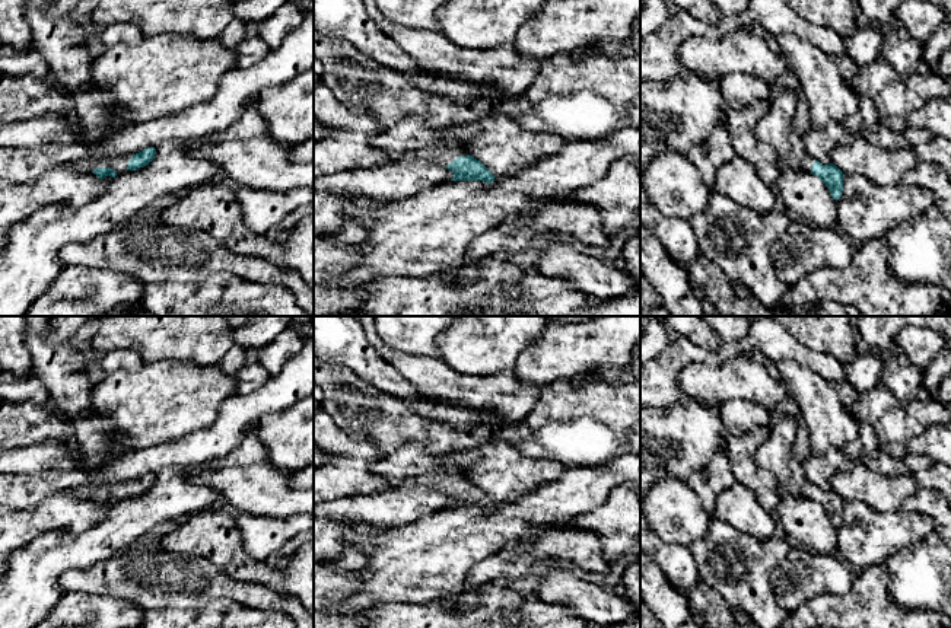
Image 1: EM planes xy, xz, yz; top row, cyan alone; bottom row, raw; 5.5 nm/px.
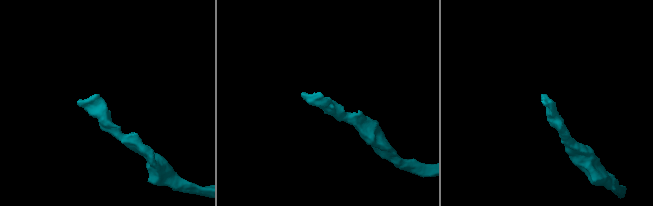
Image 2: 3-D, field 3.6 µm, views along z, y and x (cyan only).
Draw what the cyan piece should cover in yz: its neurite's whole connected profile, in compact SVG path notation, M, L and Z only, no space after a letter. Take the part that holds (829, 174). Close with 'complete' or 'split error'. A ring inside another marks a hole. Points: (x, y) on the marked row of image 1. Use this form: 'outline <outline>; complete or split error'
outline M801 90L796 92L796 112L793 117L793 128L789 134L792 146L792 163L805 172L818 176L830 189L831 197L837 201L843 192L845 173L833 163L823 165L814 160L804 149L802 137L811 130L811 118L808 101Z; split error

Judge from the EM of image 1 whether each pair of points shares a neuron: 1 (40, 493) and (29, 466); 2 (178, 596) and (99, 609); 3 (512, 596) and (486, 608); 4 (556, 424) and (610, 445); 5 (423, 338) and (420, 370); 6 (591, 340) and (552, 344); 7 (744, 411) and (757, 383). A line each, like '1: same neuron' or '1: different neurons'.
1: different neurons
2: different neurons
3: same neuron
4: same neuron
5: different neurons
6: same neuron
7: different neurons

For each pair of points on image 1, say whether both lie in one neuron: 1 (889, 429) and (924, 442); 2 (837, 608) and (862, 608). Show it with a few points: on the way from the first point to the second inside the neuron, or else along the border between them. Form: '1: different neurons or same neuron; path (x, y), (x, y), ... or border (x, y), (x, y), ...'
1: different neurons; border (935, 423), (913, 436), (905, 452)
2: same neuron; path (843, 608), (856, 608)

